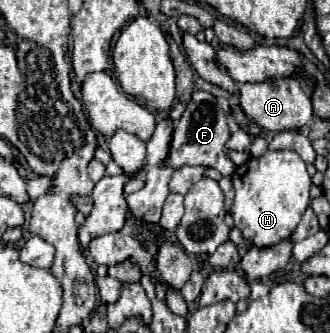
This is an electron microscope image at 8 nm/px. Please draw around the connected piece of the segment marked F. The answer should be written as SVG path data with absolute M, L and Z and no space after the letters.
M195 91L183 117L177 123L173 123L173 139L165 165L171 169L179 169L183 165L207 165L215 167L223 177L227 177L235 169L235 165L225 155L227 139L229 139L229 127L223 109L217 105L217 97L207 91Z

